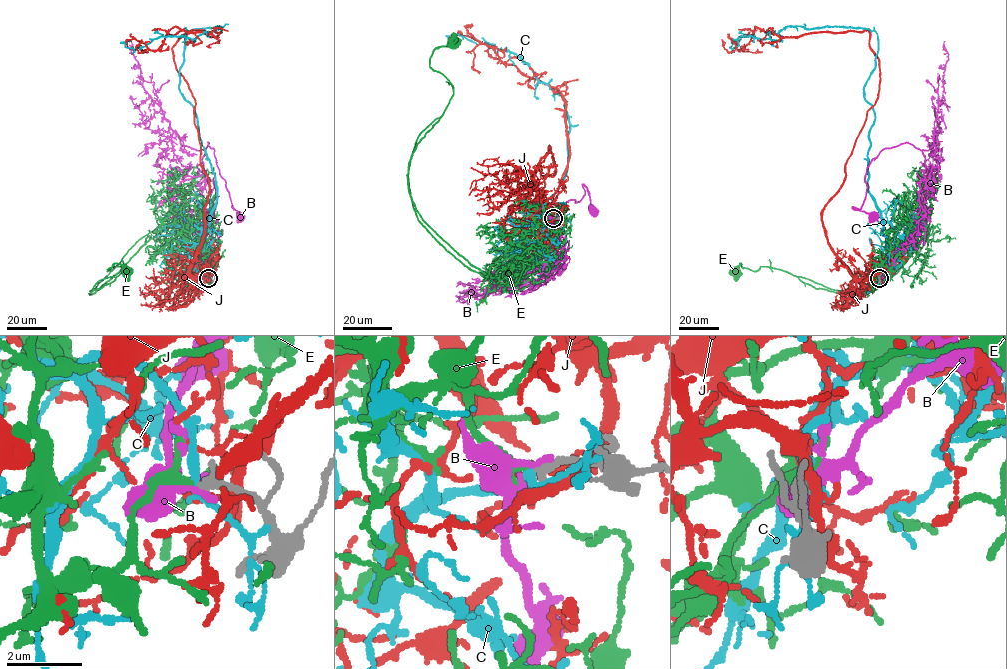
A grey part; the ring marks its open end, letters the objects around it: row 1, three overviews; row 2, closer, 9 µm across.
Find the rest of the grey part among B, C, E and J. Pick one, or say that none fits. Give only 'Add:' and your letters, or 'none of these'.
Add: E

